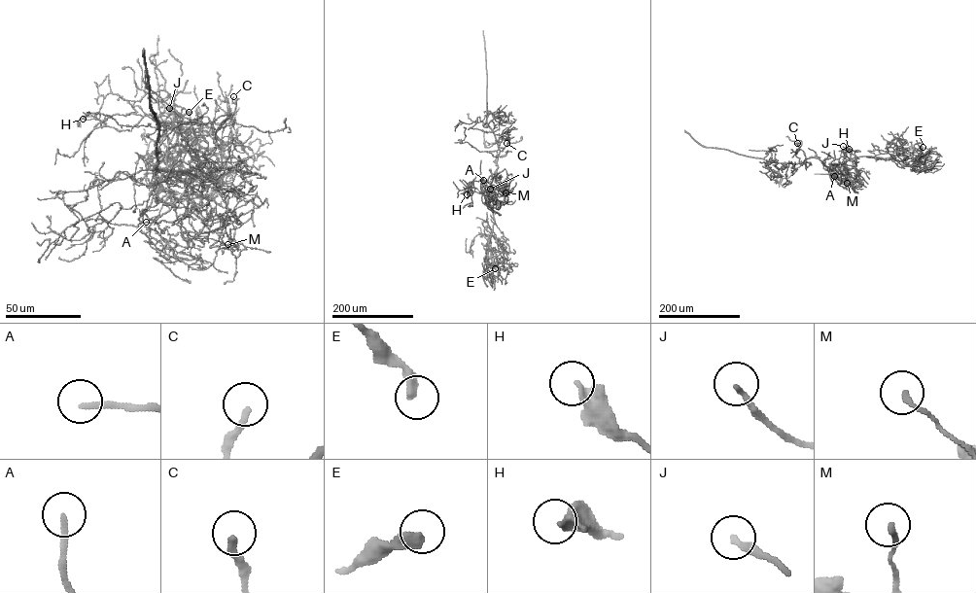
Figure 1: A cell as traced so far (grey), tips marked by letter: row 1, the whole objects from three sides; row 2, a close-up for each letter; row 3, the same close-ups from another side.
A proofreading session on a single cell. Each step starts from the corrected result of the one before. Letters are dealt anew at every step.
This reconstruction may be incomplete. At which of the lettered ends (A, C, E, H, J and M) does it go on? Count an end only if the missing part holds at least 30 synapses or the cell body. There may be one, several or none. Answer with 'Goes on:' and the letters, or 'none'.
Goes on: none

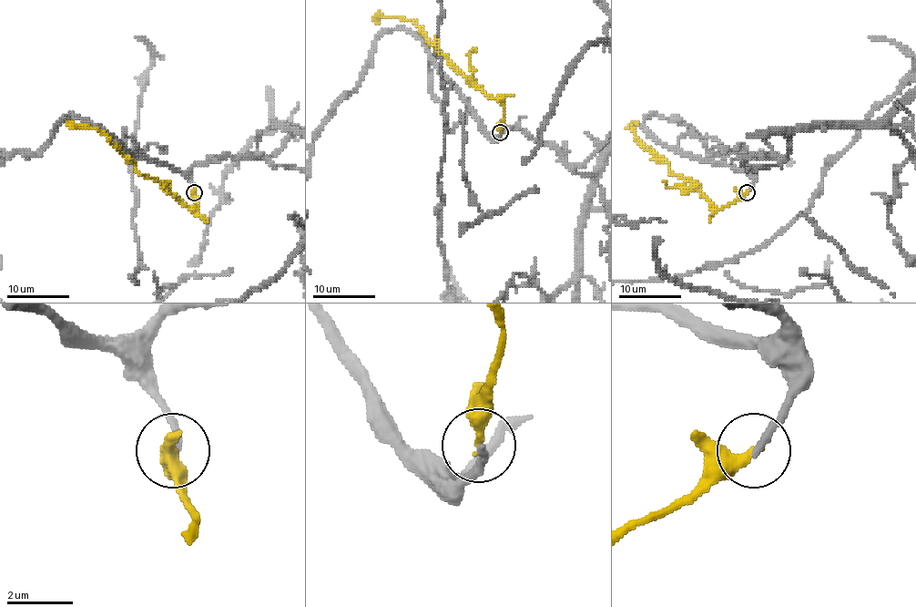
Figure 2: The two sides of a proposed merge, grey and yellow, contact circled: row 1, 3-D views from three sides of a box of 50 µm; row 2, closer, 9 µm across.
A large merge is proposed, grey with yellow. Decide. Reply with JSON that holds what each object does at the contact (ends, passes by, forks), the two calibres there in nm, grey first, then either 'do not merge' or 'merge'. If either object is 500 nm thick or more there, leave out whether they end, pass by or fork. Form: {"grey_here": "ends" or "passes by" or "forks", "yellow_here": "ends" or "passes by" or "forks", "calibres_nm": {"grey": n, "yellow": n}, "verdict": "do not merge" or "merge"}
{"grey_here": "ends", "yellow_here": "ends", "calibres_nm": {"grey": 240, "yellow": 340}, "verdict": "merge"}

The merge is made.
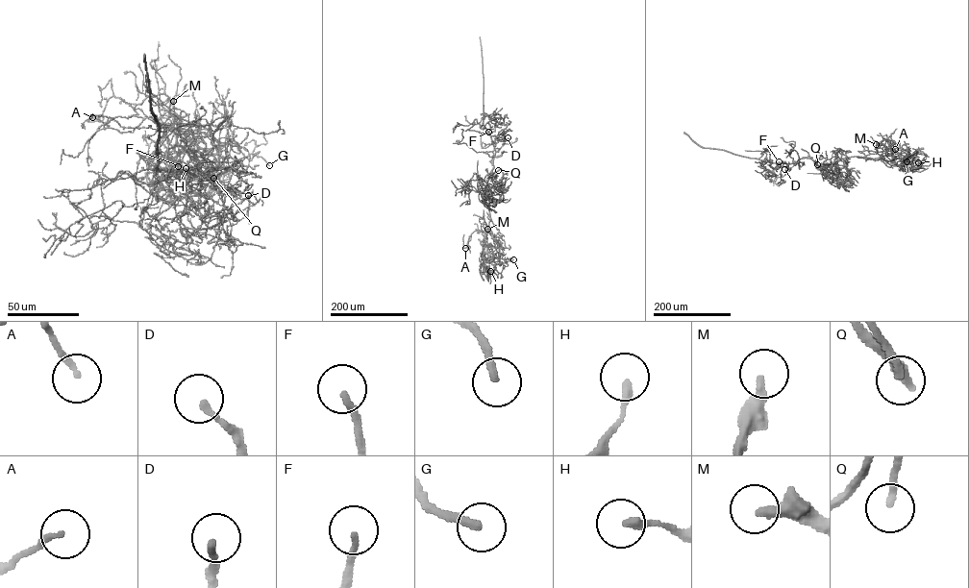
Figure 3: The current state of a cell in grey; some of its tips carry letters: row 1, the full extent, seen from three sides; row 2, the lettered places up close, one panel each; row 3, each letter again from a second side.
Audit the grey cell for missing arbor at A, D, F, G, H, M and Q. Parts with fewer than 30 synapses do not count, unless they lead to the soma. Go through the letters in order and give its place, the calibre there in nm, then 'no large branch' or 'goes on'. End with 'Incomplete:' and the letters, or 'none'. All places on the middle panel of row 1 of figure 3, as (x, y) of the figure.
A: place (465, 248); calibre 170 nm; no large branch
D: place (508, 137); calibre 200 nm; no large branch
F: place (488, 132); calibre 160 nm; goes on
G: place (513, 259); calibre 240 nm; no large branch
H: place (490, 271); calibre 240 nm; no large branch
M: place (487, 229); calibre 280 nm; goes on
Q: place (498, 170); calibre 200 nm; goes on
Incomplete: F, M, Q

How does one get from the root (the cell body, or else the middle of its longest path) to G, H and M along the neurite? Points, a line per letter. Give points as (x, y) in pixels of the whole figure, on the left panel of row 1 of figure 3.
G: (193, 174), (168, 172), (171, 147), (184, 148), (162, 156), (155, 199), (204, 194), (252, 154), (269, 165)
H: (193, 174), (186, 183), (168, 172), (174, 145), (184, 148), (155, 174), (159, 161), (186, 168)
M: (193, 174), (186, 183), (168, 172), (165, 152), (174, 145), (184, 148), (176, 153), (165, 134), (173, 101)

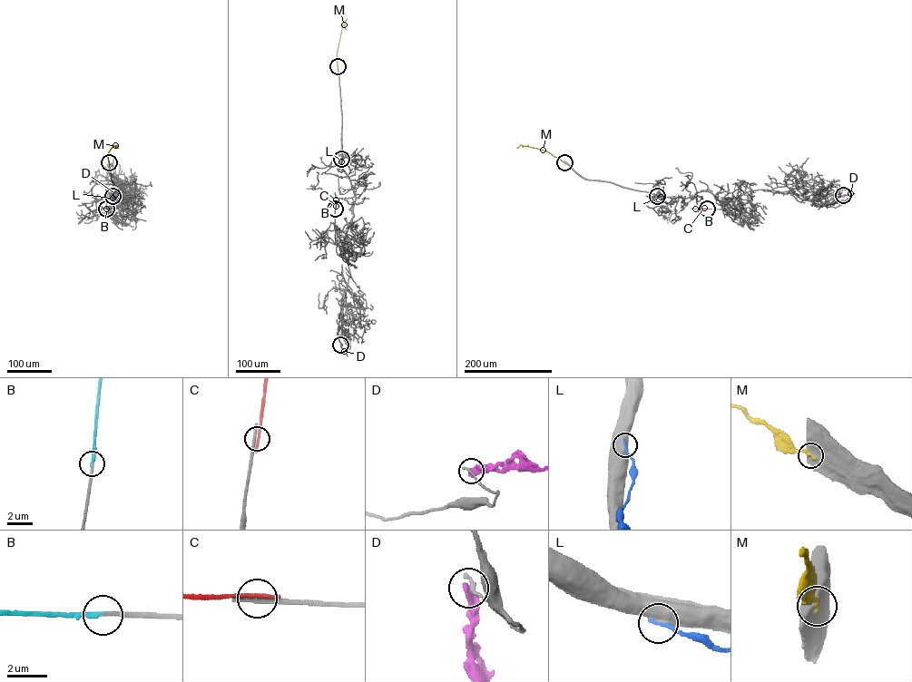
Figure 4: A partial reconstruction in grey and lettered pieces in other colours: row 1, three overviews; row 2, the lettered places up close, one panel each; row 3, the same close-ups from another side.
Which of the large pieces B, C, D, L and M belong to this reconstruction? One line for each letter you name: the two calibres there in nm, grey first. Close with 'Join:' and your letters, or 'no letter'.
B: calibres 200 and 240 nm
Join: B

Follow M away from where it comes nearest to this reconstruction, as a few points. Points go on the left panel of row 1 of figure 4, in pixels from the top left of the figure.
M: (109, 162), (109, 151), (114, 145), (118, 148)

